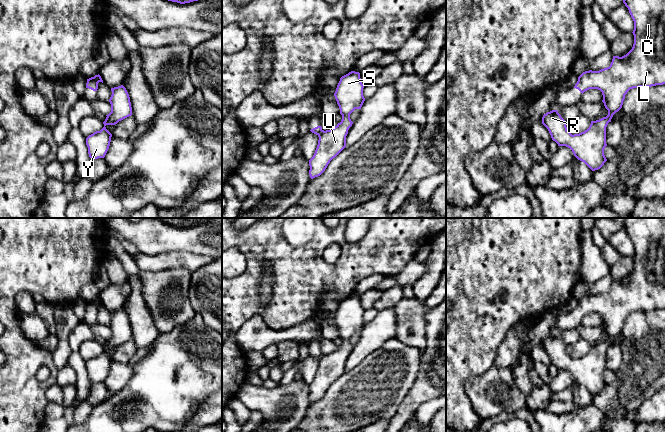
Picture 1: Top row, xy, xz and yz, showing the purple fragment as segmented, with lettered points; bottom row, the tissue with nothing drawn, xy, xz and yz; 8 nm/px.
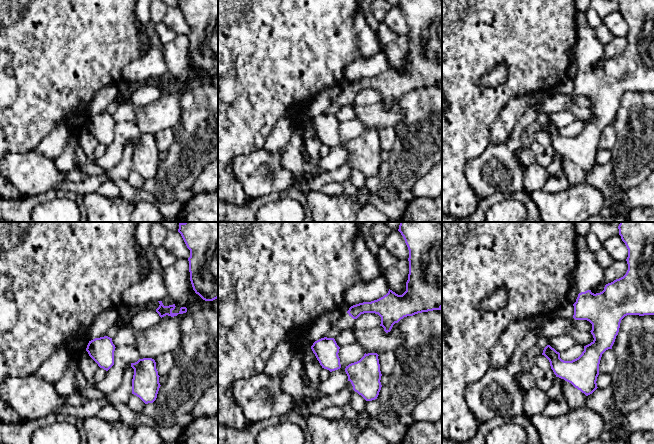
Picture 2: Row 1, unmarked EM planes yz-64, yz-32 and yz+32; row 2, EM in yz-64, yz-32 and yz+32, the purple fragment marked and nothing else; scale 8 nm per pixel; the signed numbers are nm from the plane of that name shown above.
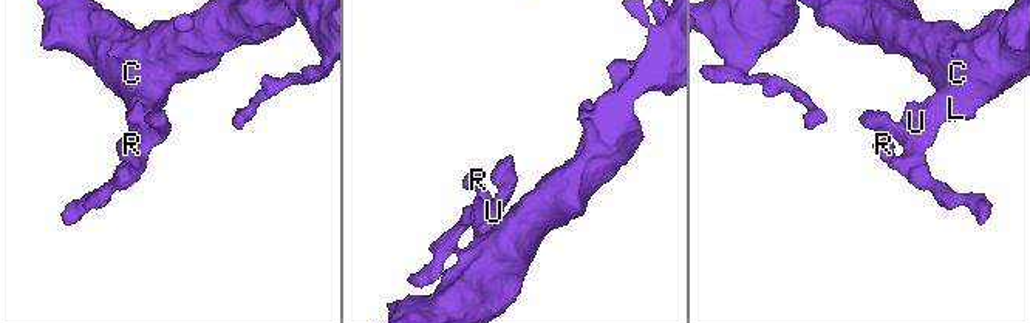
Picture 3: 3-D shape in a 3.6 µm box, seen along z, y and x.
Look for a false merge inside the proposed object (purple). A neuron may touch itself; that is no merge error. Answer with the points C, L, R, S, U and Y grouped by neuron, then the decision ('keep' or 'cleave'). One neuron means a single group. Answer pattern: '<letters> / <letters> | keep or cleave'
C L R S U Y | keep

